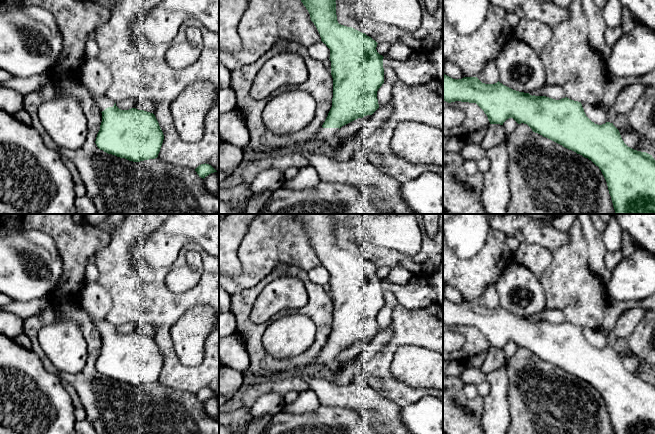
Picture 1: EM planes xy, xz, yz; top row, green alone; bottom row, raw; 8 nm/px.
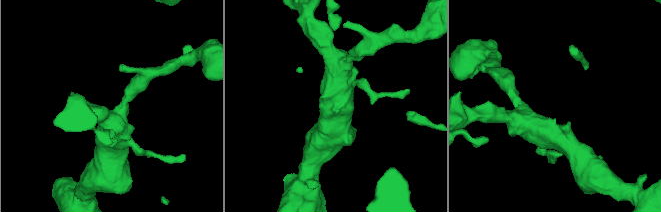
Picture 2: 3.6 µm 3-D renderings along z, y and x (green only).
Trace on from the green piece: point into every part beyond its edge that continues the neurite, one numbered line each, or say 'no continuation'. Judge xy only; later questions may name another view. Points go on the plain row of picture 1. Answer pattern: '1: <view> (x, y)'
1: xy (103, 326)

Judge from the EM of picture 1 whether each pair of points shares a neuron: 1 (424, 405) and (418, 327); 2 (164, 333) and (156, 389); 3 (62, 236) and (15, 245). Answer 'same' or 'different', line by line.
1: different
2: different
3: different

